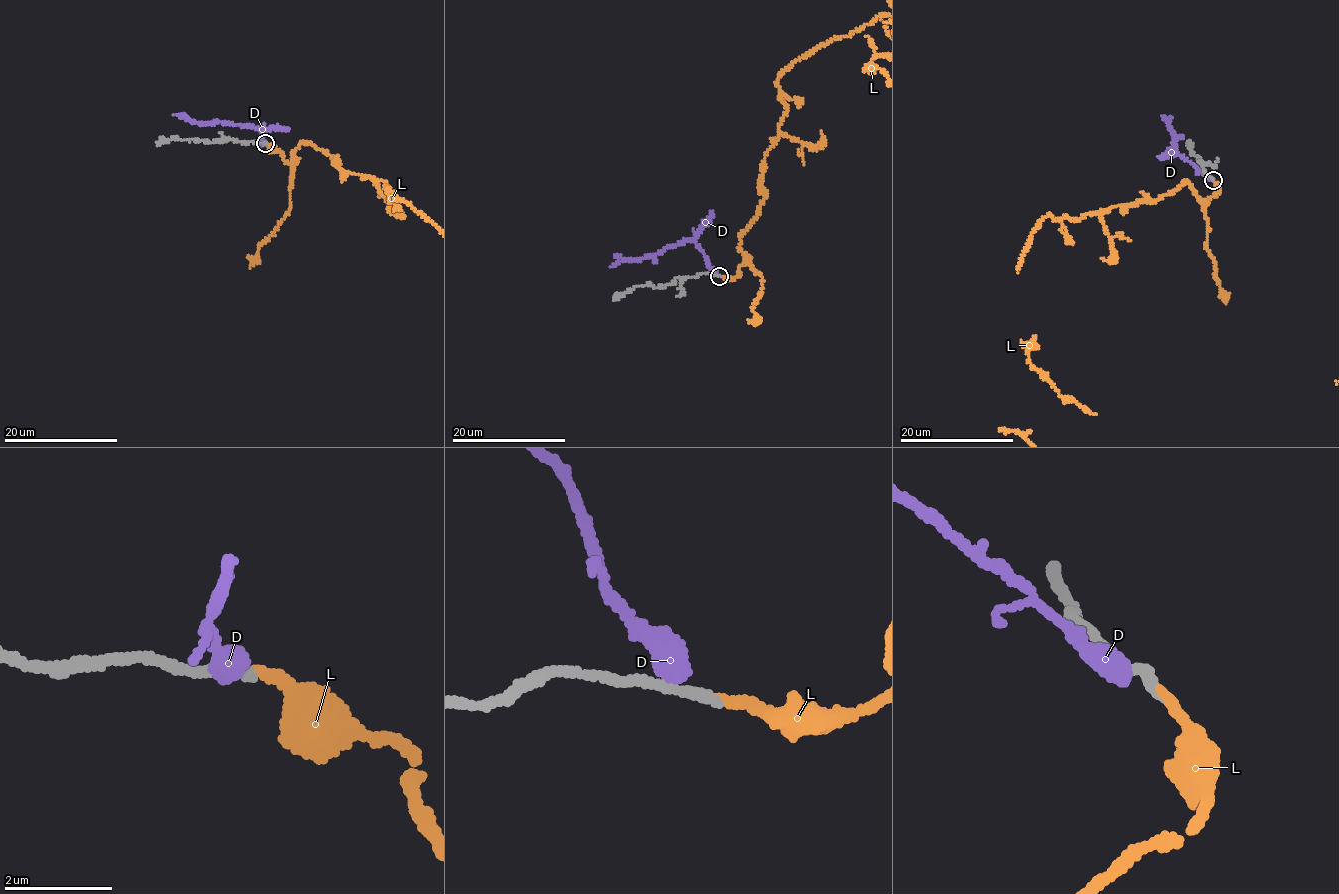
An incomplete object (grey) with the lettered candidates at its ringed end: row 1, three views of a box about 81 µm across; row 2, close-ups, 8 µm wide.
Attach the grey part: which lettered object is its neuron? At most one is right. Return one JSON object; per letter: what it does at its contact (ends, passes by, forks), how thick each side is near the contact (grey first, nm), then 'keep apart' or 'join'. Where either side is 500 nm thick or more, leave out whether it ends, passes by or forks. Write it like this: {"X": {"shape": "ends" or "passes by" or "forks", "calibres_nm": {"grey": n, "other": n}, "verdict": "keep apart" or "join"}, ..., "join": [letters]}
{"D": {"shape": "ends", "calibres_nm": {"grey": 280, "other": 480}, "verdict": "keep apart"}, "L": {"shape": "ends", "calibres_nm": {"grey": 200, "other": 190}, "verdict": "join"}, "join": ["L"]}

